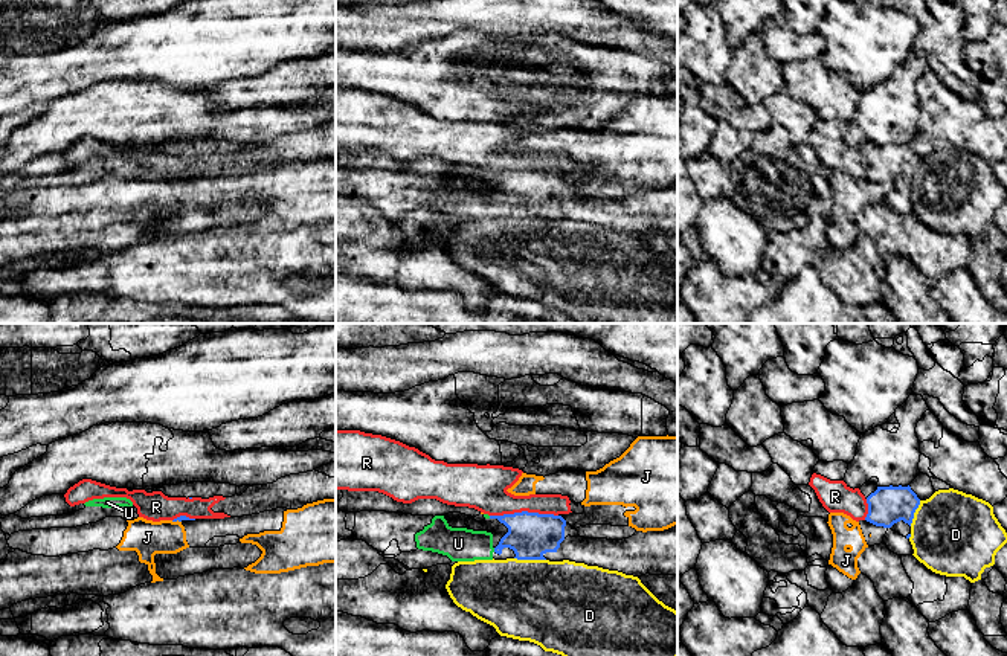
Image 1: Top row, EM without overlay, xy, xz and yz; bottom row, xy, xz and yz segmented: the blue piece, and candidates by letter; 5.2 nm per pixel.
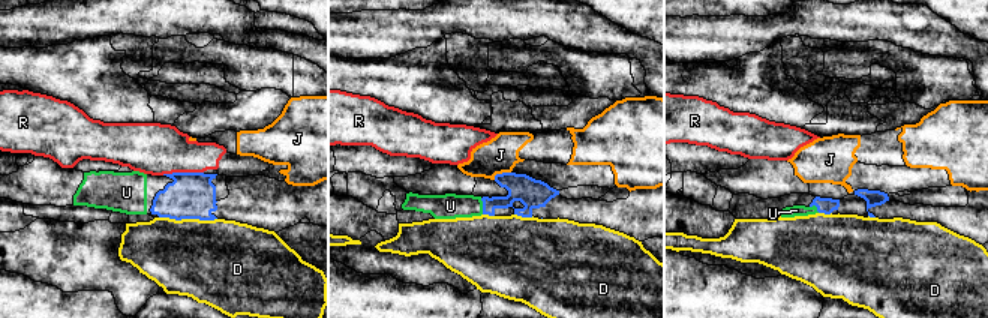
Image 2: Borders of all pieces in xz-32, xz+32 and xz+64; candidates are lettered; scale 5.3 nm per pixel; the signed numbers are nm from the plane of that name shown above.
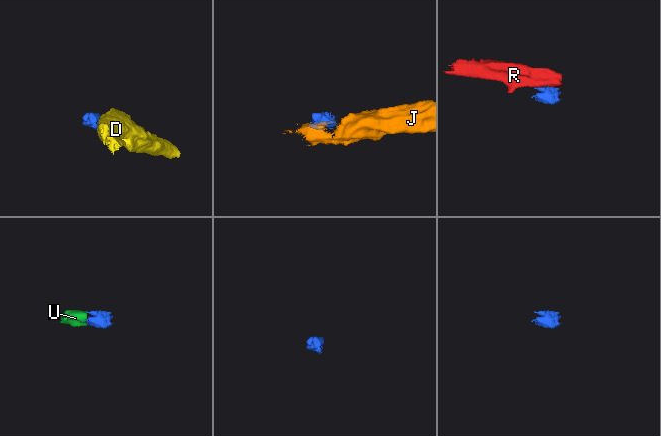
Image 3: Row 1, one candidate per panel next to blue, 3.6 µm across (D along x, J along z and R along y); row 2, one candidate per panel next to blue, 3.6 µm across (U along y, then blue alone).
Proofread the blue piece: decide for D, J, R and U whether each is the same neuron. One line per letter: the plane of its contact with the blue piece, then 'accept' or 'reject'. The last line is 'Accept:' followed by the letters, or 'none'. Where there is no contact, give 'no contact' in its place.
D: xz | reject
J: xy | reject
R: xz | reject
U: xz | accept
Accept: U

